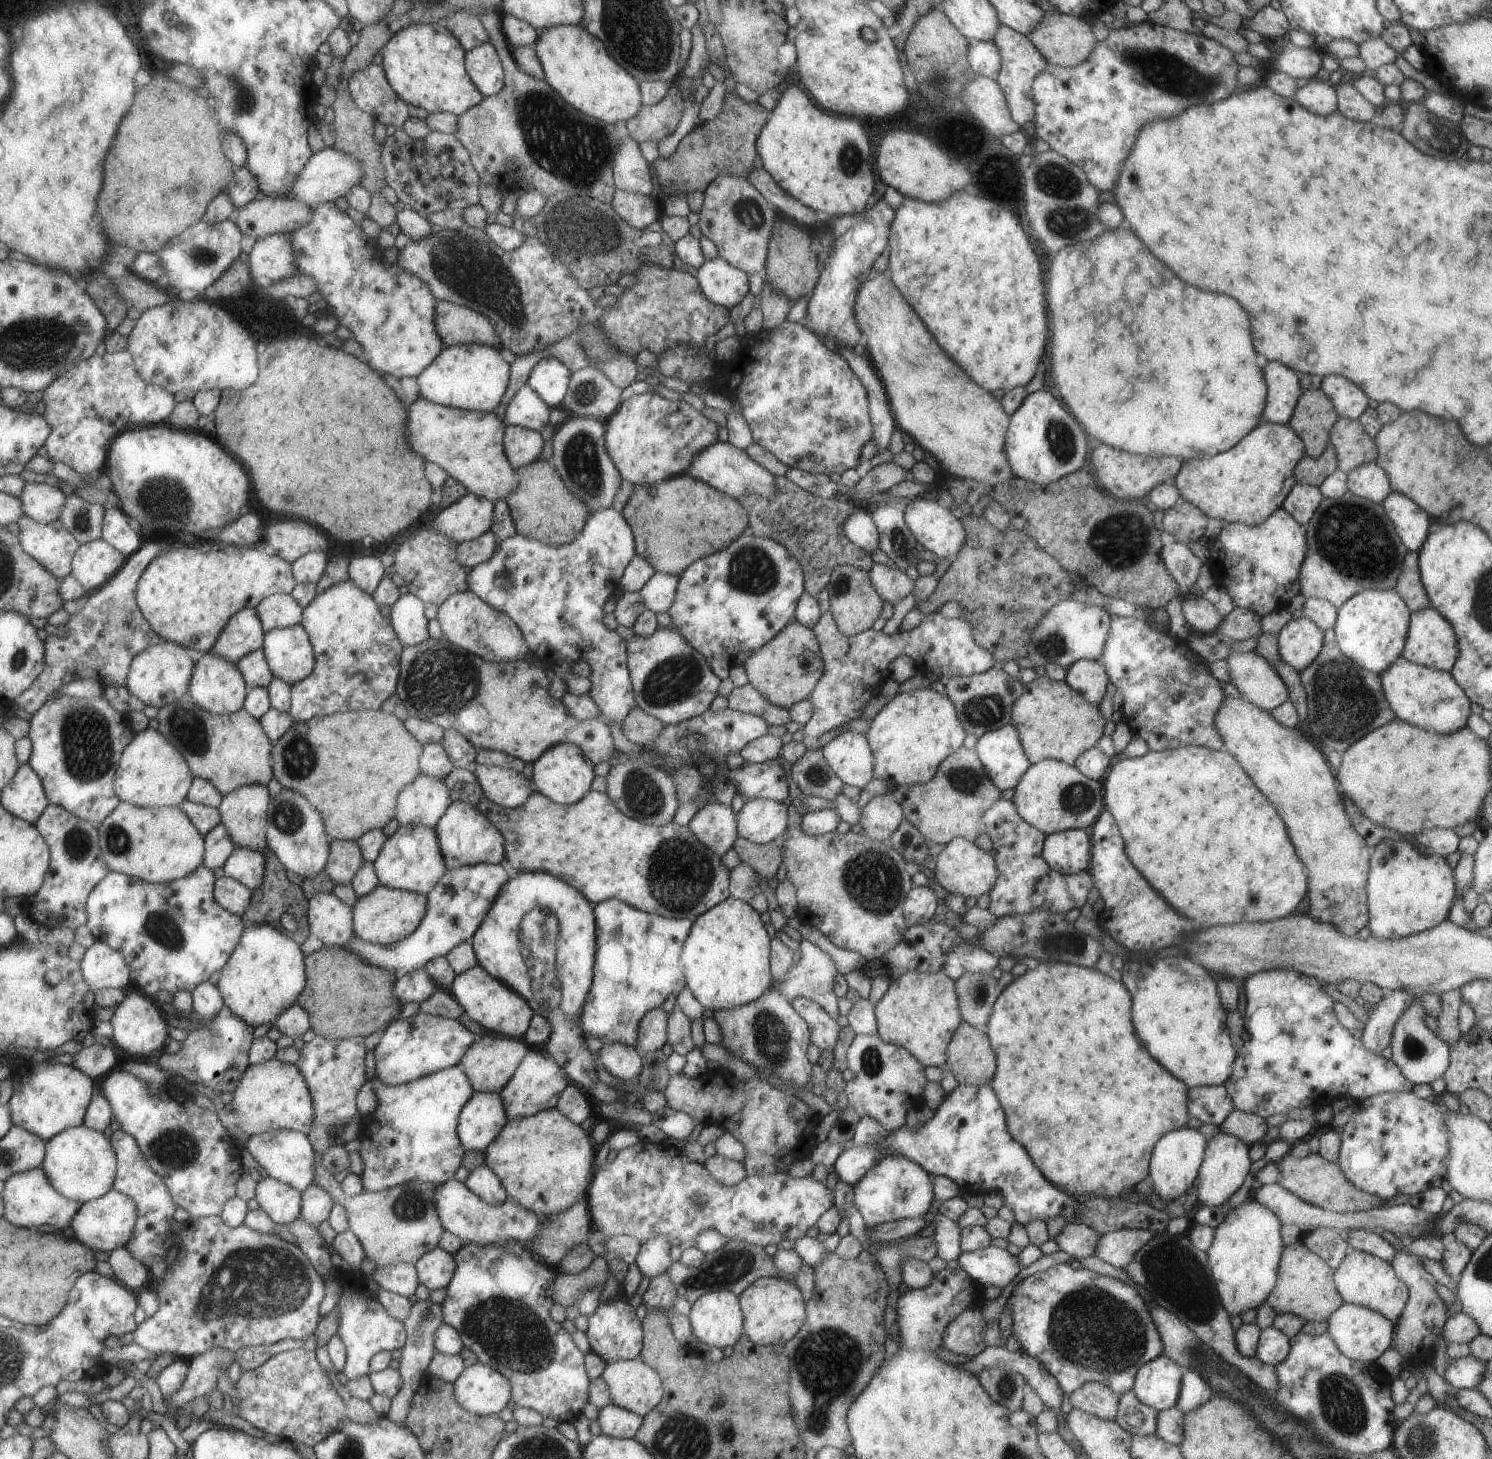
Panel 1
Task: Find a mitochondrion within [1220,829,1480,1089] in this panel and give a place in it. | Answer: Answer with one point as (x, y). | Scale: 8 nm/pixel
(1414, 1049)

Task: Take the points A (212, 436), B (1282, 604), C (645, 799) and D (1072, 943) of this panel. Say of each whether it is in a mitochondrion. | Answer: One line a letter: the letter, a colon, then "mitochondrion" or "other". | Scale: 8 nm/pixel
A: other
B: other
C: mitochondrion
D: mitochondrion

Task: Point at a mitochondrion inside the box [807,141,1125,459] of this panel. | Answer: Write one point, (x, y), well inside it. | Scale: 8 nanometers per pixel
(1067, 220)

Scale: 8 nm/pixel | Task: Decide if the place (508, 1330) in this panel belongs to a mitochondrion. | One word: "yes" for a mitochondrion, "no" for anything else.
yes

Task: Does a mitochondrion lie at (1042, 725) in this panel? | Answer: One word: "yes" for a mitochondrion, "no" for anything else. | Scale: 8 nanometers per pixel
no

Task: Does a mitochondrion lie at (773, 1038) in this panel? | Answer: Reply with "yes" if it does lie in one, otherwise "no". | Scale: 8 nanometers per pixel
yes

